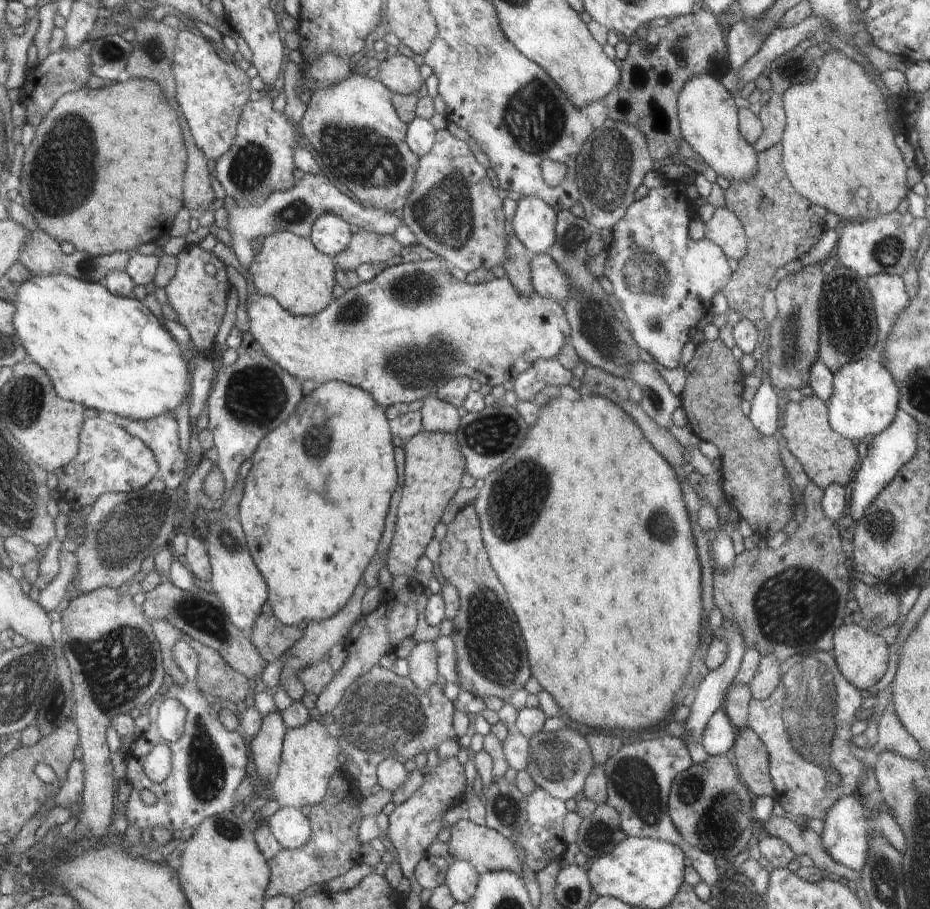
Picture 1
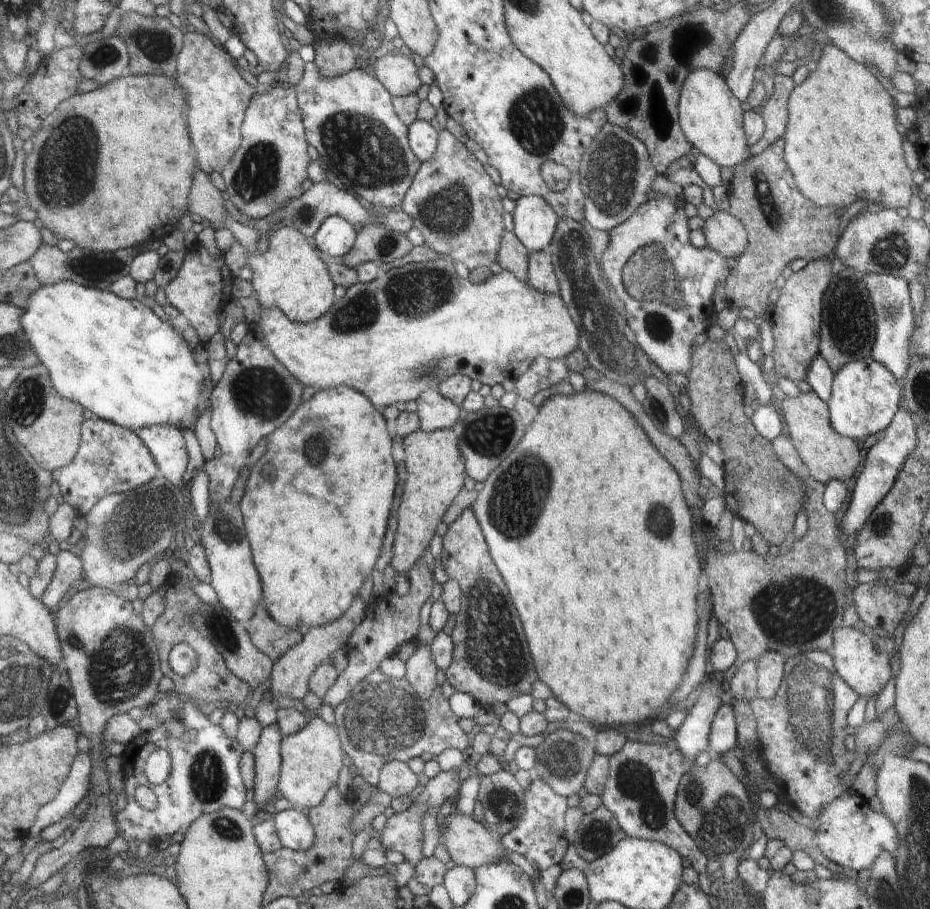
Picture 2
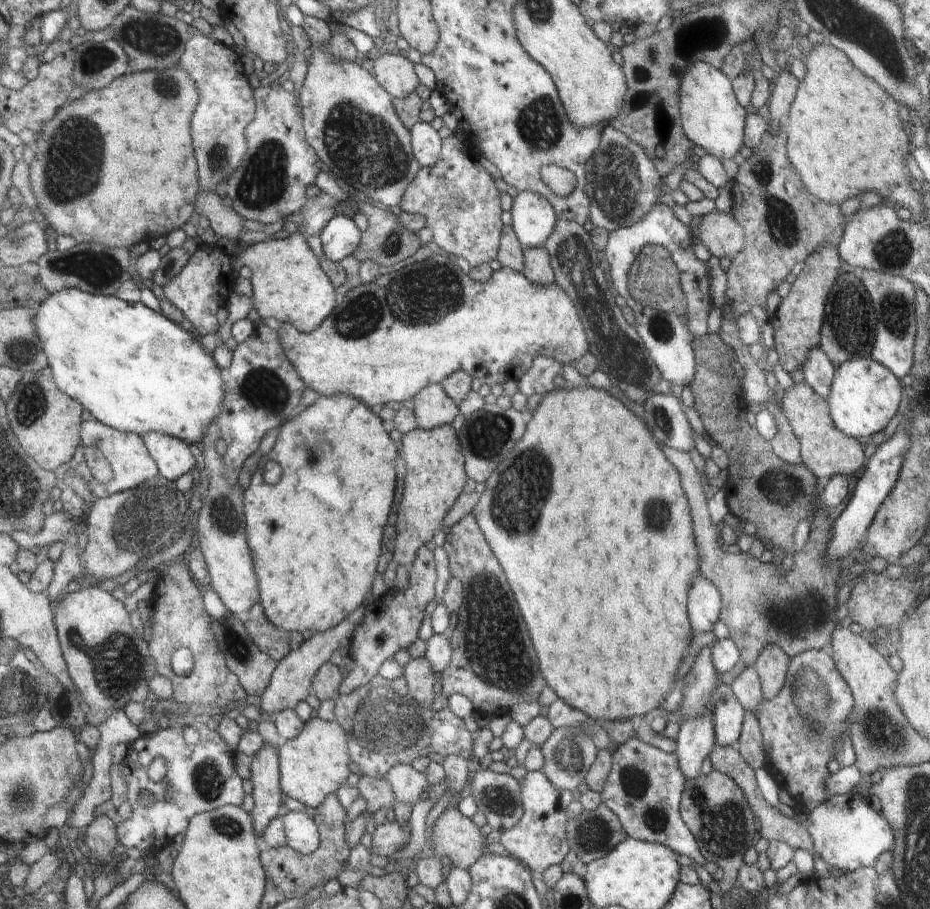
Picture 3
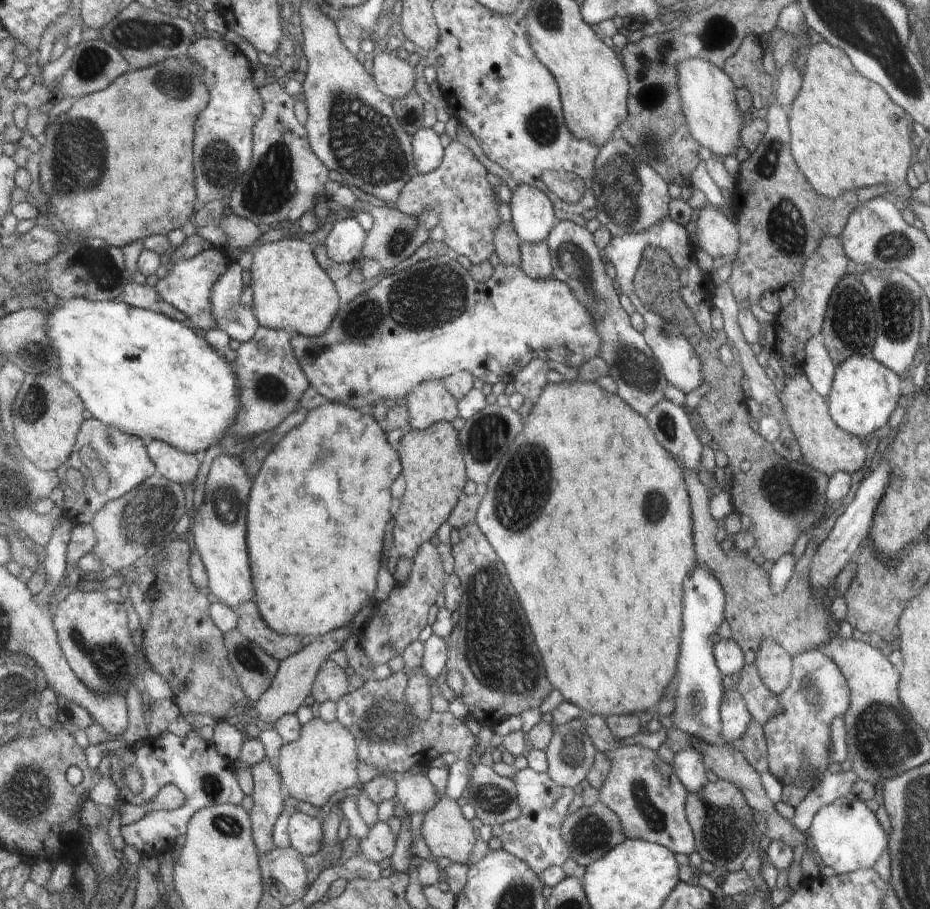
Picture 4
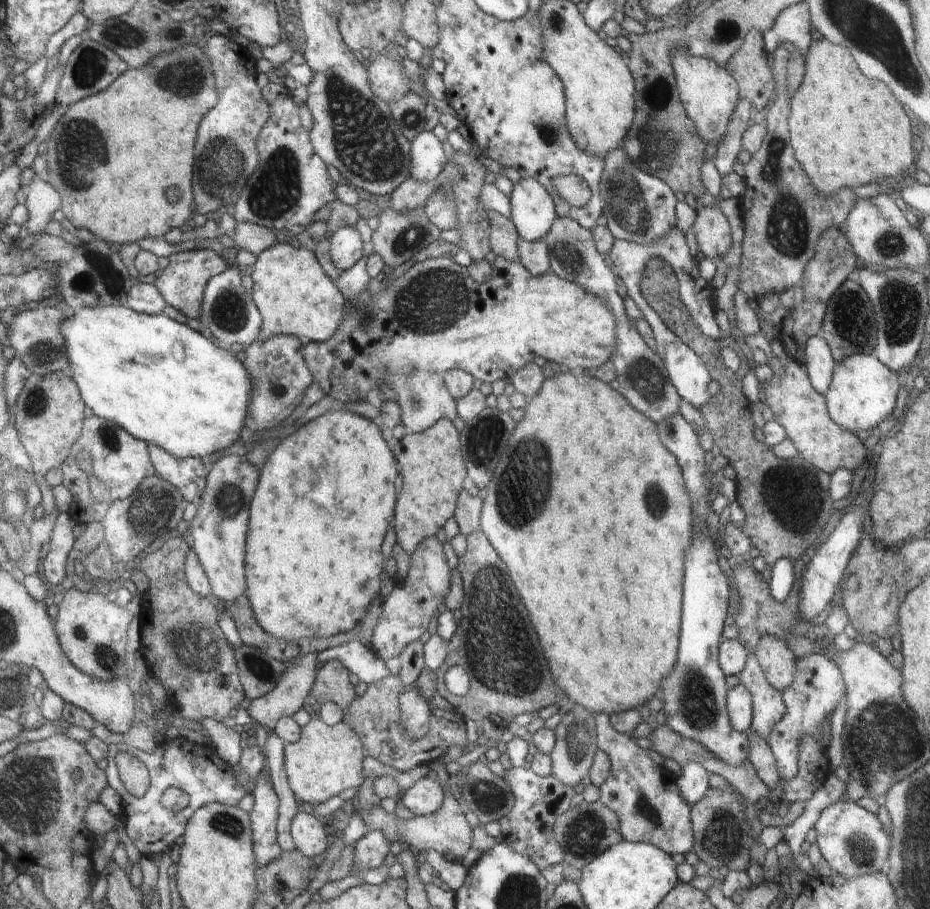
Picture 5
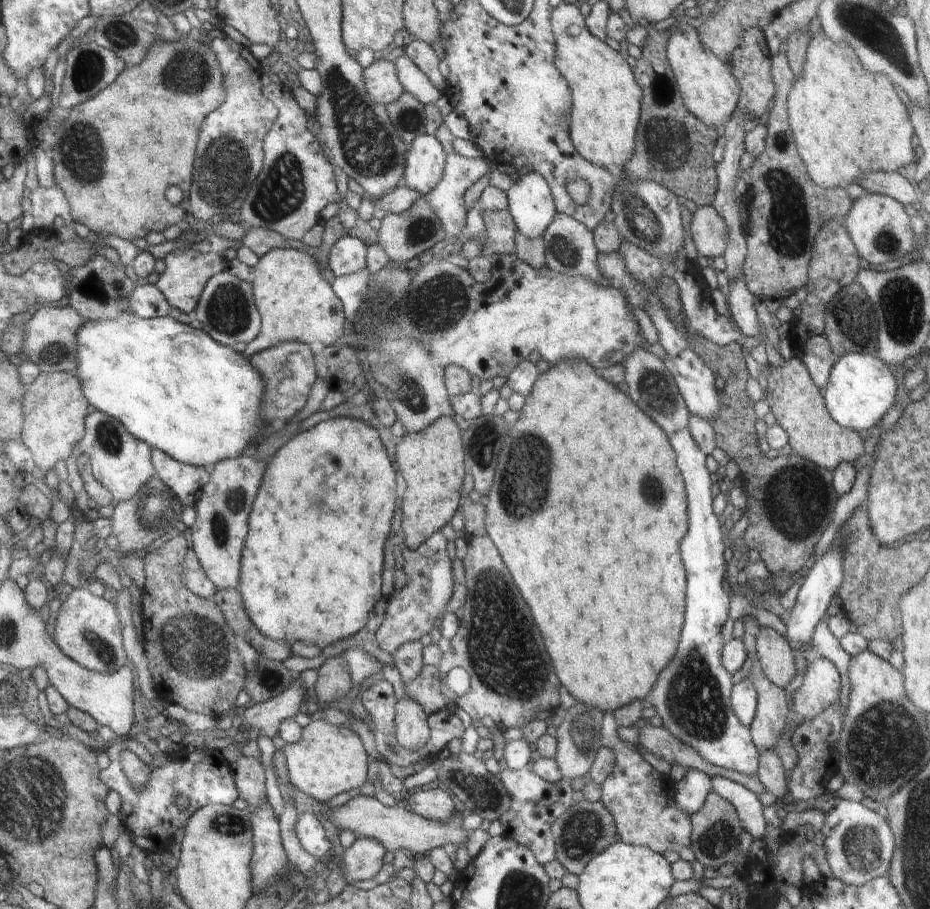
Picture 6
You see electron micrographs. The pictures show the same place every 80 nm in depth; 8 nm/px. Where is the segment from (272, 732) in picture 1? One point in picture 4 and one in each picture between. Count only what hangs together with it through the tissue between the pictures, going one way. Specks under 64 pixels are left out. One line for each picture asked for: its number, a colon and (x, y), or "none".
2: (266, 753)
3: (264, 767)
4: (267, 801)

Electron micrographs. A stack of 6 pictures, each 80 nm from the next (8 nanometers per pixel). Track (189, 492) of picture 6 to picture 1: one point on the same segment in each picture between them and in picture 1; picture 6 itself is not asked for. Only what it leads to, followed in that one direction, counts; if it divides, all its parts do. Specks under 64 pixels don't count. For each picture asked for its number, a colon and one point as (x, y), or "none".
1: (161, 433)
2: (167, 446)
3: (173, 458)
4: (180, 467)
5: (188, 475)

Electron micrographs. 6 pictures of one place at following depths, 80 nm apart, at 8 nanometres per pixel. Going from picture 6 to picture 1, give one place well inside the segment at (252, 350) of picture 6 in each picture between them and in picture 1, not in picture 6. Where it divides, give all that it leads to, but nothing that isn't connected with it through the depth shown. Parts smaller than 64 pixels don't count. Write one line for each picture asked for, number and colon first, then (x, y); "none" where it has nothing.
1: (287, 266)
2: (292, 278)
3: (289, 287)
4: (291, 292)
5: (293, 295)

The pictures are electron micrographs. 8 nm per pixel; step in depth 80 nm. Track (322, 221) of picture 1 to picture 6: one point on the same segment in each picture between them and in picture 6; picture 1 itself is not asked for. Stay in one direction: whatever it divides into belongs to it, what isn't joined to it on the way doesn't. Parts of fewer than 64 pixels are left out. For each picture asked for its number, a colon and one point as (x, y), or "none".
2: (335, 236)
3: (340, 238)
4: (344, 243)
5: (346, 247)
6: (347, 256)

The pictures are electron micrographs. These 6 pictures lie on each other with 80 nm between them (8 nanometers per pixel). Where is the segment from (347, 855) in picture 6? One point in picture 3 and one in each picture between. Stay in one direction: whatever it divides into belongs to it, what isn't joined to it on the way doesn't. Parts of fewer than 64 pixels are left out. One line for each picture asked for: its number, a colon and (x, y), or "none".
3: (387, 838)
4: (379, 843)
5: (369, 851)

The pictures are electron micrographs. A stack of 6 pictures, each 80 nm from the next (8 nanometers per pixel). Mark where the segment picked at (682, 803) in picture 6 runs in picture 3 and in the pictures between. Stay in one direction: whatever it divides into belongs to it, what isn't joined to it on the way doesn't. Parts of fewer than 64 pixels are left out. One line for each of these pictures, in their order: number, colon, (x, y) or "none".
3: (696, 738)
4: (688, 765)
5: (693, 780)

